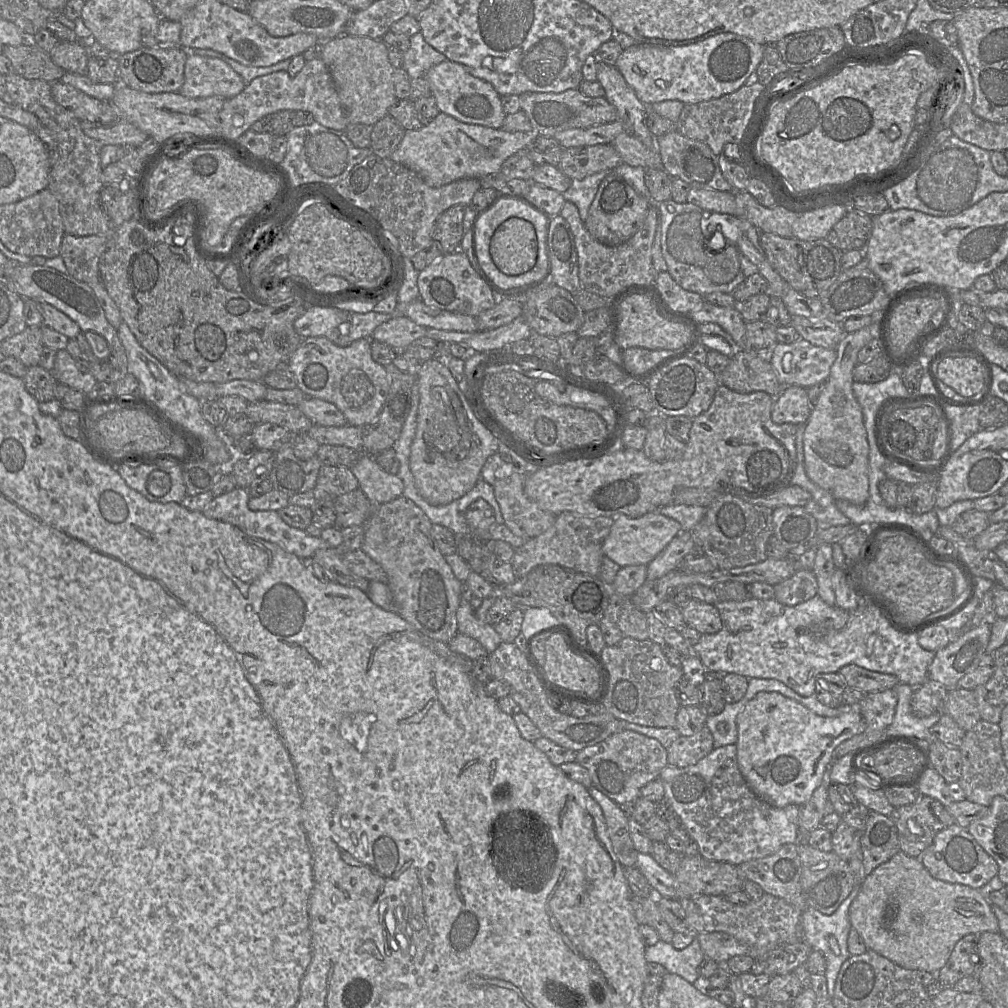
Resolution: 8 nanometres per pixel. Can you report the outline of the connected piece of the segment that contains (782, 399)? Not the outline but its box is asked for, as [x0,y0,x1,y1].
[771,386,811,425]

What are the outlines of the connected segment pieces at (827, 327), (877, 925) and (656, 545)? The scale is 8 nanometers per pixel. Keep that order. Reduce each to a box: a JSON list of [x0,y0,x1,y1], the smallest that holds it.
[[790,316,845,349],[849,851,999,974],[602,511,682,567]]

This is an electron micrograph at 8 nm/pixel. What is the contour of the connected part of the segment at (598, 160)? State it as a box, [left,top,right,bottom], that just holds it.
[558,144,623,180]

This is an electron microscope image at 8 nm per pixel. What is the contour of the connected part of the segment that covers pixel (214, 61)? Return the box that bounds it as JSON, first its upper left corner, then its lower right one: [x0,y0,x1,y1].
[179,54,246,99]

